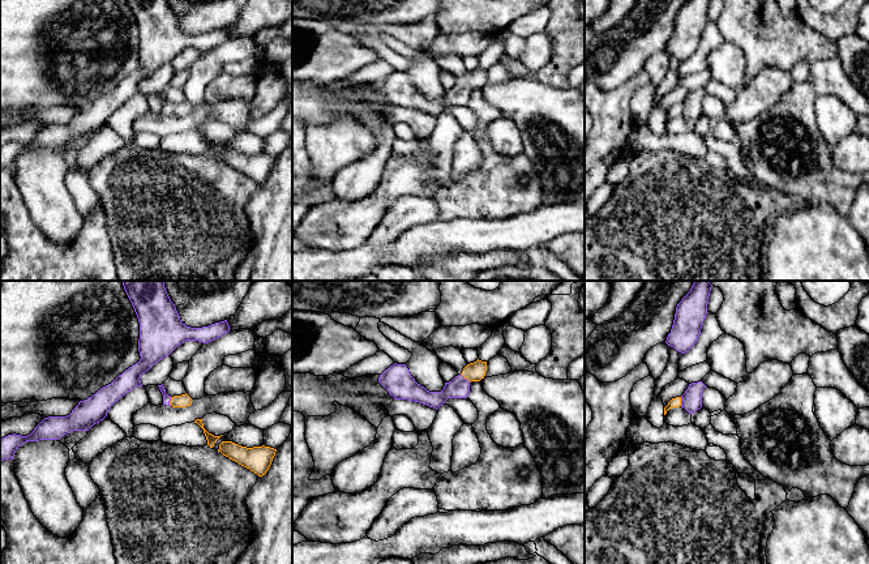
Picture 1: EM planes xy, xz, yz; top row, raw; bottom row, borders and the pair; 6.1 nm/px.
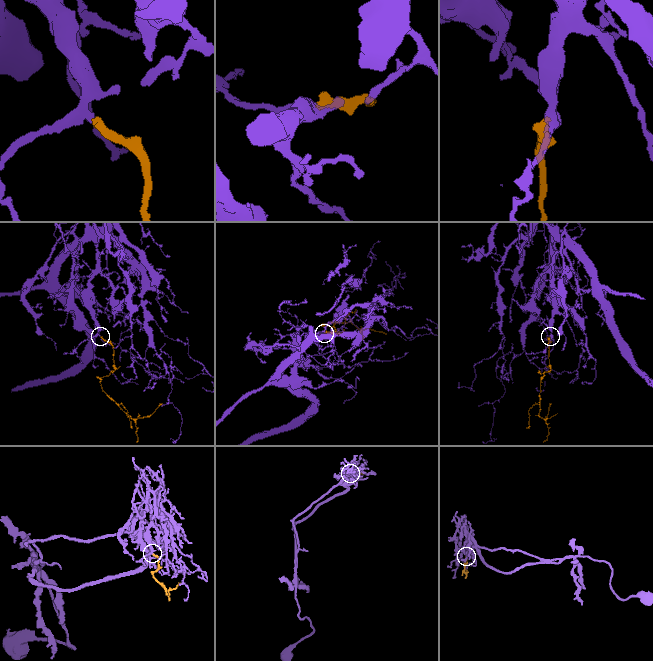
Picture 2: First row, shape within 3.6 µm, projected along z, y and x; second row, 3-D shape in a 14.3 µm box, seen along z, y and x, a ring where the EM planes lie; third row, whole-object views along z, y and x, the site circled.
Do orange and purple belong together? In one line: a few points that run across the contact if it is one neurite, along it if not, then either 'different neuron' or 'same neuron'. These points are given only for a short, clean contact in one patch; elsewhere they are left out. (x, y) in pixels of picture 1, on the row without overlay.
xz (475, 78), (466, 85), (459, 94) | same neuron

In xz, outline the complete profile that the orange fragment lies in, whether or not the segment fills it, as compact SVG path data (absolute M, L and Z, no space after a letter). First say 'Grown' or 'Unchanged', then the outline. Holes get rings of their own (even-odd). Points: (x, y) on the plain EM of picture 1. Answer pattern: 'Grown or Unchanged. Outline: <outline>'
Grown. Outline: M478 67L467 72L461 82L445 90L441 99L429 99L415 89L406 72L394 70L380 82L378 90L394 107L414 108L437 118L448 106L467 106L470 90L484 86L485 78L487 69Z

